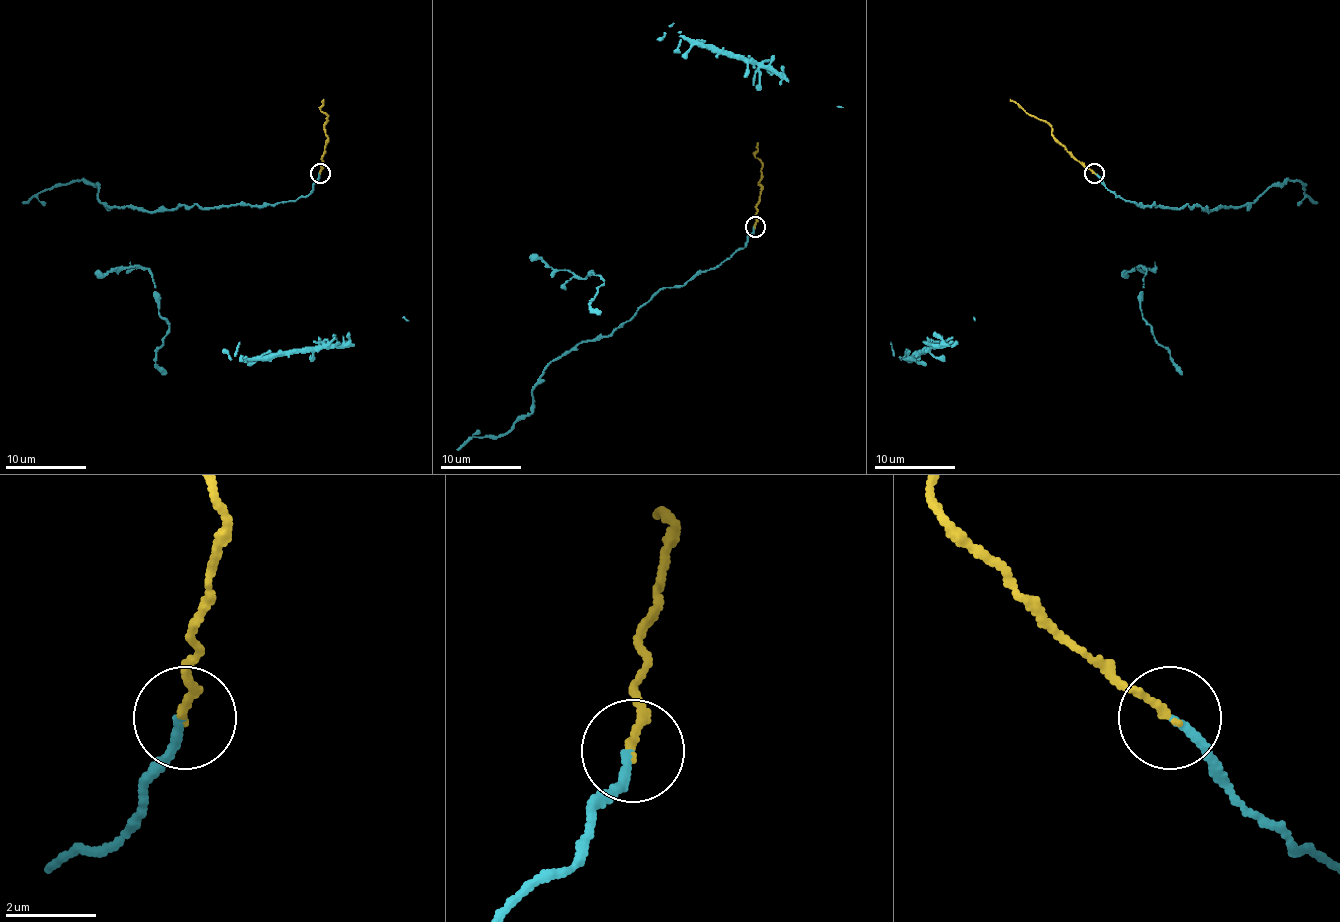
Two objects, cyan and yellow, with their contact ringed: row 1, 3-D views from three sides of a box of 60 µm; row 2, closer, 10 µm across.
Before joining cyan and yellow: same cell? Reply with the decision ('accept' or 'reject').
accept

